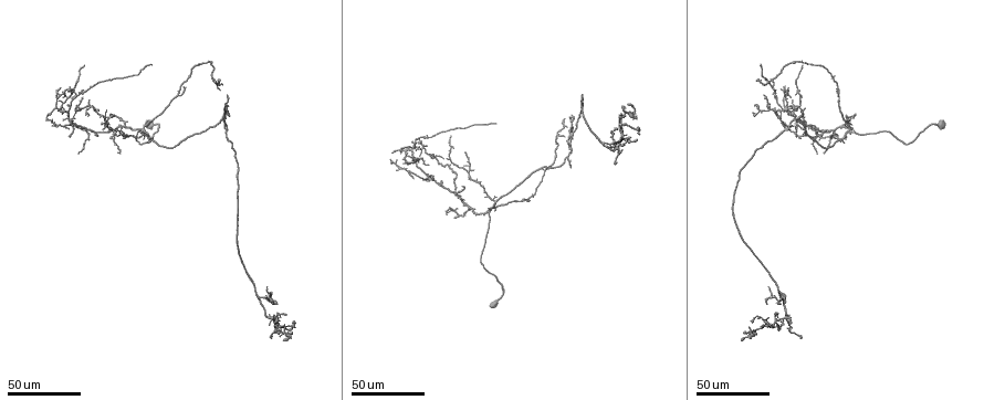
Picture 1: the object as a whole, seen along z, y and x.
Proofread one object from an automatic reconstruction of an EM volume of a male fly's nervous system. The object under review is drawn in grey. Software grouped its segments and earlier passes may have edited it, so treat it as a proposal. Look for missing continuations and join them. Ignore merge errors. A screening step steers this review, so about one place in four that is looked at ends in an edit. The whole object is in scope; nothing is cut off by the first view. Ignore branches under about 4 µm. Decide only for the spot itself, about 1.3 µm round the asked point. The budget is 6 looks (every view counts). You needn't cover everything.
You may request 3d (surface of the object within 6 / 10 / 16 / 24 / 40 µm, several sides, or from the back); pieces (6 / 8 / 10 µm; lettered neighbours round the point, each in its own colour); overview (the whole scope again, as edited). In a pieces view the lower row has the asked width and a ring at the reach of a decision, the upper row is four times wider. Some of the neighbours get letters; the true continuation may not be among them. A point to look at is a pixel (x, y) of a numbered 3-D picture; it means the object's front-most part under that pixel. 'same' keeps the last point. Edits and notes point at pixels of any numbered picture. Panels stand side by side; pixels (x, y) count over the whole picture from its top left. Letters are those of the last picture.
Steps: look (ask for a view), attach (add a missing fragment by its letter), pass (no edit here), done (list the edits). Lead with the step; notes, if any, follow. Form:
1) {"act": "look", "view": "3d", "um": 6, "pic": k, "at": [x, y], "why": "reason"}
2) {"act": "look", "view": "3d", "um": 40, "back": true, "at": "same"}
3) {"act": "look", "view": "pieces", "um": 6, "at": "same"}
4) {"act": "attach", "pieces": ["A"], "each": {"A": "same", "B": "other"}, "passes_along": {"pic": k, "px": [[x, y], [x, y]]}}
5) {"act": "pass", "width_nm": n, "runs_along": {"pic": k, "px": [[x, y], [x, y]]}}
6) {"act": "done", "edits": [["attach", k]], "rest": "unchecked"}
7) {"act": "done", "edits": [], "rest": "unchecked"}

{"act": "look", "view": "3d", "um": 40, "pic": 1, "at": [455, 218], "why": "an open end"}

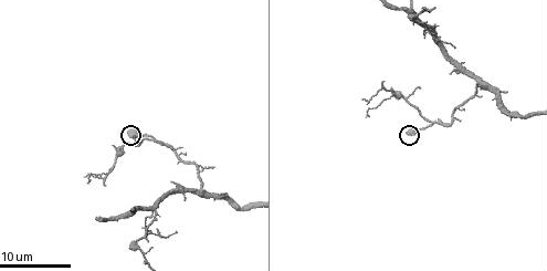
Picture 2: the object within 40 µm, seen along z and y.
{"act": "look", "view": "pieces", "um": 10, "pic": 2, "at": [127, 130]}

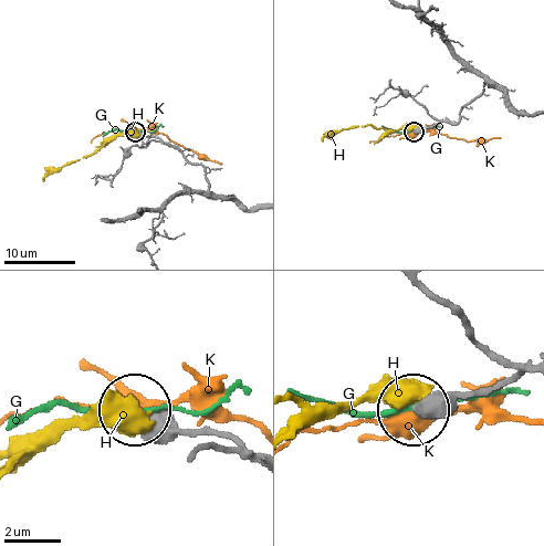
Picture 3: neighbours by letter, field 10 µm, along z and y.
{"act": "pass", "each": {"G": "other", "H": "other", "K": "other"}, "runs_along": {"pic": 3, "px": [[532, 368], [482, 390], [439, 392], [420, 409]]}, "found": "no lettered fragment goes on from it"}

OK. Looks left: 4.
{"act": "look", "view": "3d", "um": 24, "pic": 1, "at": [839, 86], "why": "branch stops here"}

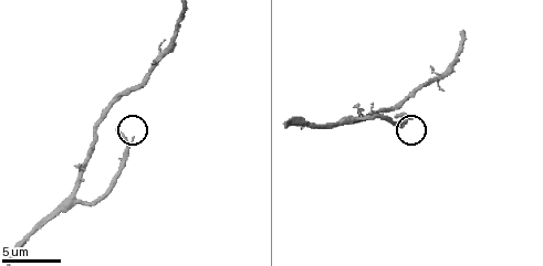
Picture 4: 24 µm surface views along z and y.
{"act": "look", "view": "pieces", "um": 10, "pic": 4, "at": [120, 133], "why": "what lies round it"}

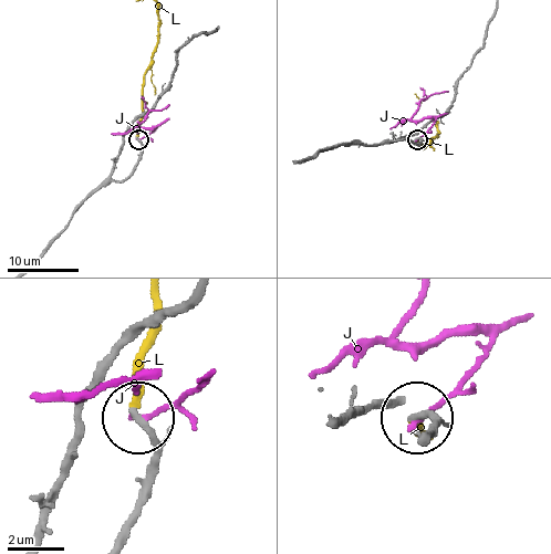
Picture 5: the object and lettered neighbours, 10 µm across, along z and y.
{"act": "attach", "pieces": ["L"], "each": {"J": "other", "L": "same"}, "passes_along": {"pic": 5, "px": [[138, 156], [142, 92], [157, 32]]}, "found": "the cell continues"}

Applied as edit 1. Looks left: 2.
{"act": "done", "edits": [["attach", 5]], "rest": "unchecked"}

